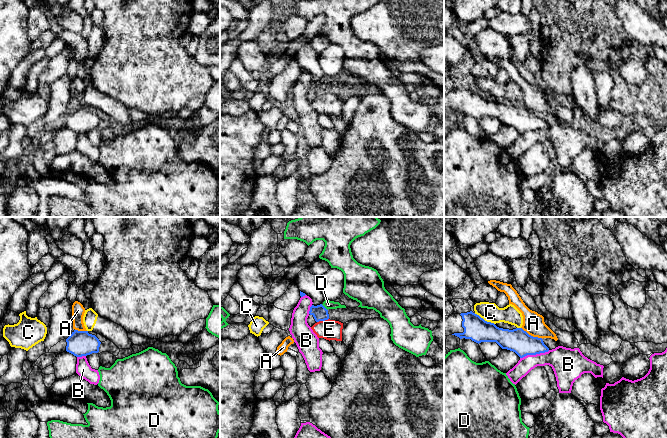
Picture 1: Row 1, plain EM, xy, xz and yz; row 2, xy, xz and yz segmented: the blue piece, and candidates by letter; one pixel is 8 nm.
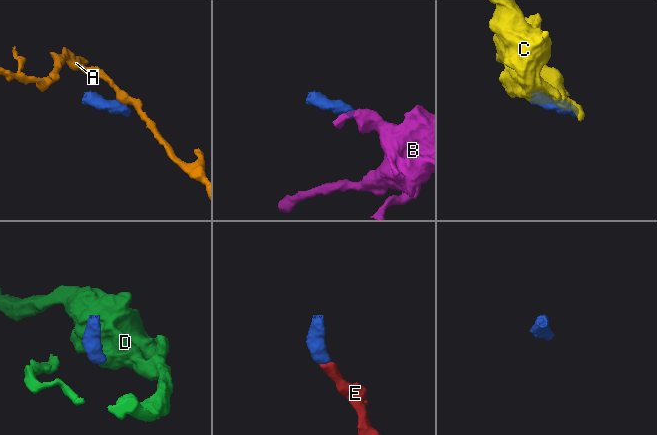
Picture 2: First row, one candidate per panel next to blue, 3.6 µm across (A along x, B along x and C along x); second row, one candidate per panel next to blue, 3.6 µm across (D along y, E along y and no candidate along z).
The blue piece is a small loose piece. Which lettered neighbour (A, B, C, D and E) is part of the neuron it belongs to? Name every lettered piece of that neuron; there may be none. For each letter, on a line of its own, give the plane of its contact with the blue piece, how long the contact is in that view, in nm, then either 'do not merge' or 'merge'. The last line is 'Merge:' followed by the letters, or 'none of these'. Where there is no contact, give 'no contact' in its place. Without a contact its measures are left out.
A: yz | 200 nm | do not merge
B: yz | 240 nm | do not merge
C: yz | 190 nm | do not merge
D: xz | 80 nm | do not merge
E: xz | 100 nm | merge
Merge: E

